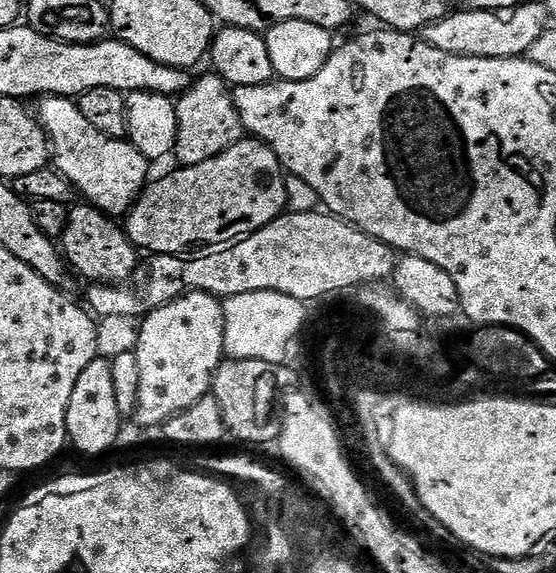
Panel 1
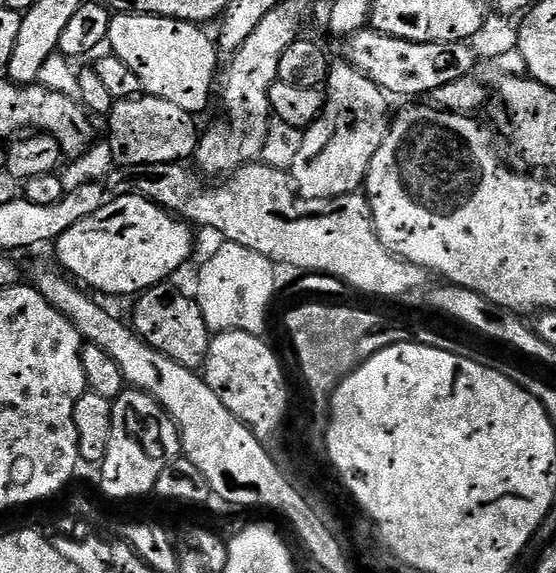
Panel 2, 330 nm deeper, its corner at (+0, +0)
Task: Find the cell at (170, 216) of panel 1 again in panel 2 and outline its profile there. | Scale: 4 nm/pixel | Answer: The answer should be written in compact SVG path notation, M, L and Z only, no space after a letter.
M116 196L105 202L90 218L82 218L82 222L70 226L66 234L62 234L55 240L54 248L56 248L57 258L60 259L59 267L81 285L89 284L84 286L89 289L97 288L108 296L132 298L146 291L147 288L165 283L191 258L191 230L193 231L181 217L160 207L153 200L148 200L144 196Z

